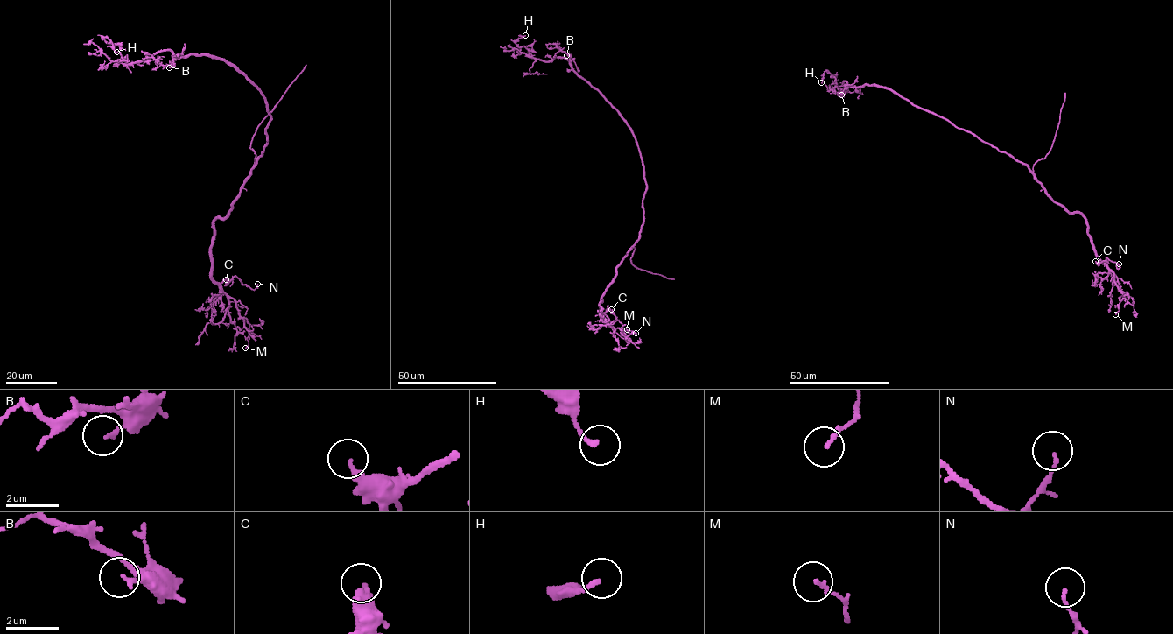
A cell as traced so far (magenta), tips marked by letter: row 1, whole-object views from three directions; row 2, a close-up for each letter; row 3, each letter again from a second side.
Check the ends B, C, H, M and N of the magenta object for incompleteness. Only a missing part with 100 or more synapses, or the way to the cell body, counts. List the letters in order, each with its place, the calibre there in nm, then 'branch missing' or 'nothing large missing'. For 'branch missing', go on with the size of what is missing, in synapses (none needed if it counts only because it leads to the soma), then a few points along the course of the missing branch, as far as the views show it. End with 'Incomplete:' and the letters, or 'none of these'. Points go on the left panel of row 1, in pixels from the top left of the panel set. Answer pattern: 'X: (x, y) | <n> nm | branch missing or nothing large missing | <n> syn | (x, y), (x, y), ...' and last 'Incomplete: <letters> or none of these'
B: (169, 67) | 150 nm | nothing large missing
C: (226, 279) | 190 nm | nothing large missing
H: (116, 52) | 160 nm | nothing large missing
M: (245, 348) | 150 nm | nothing large missing
N: (257, 284) | 110 nm | nothing large missing
Incomplete: none of these

